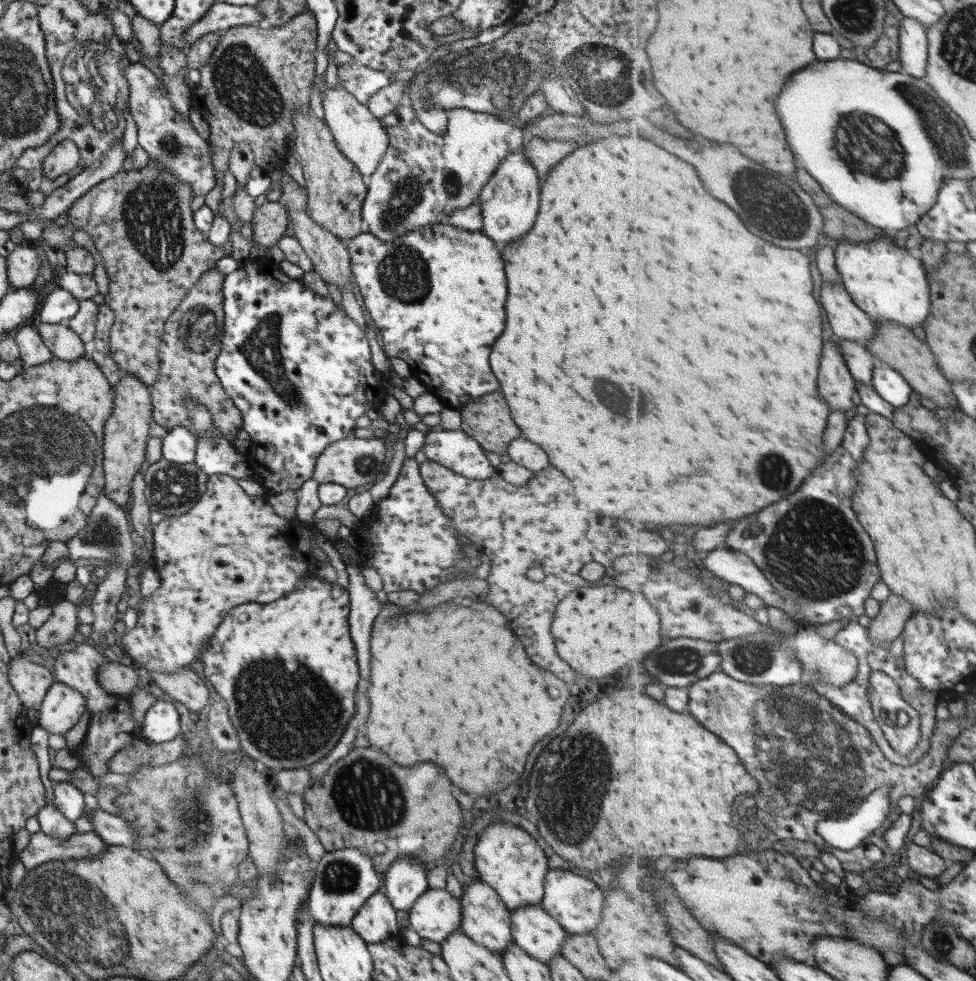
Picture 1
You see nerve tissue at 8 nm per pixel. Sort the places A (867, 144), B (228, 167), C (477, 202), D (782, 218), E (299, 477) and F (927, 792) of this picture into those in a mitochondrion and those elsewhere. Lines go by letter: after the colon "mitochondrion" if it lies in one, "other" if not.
A: mitochondrion
B: other
C: other
D: mitochondrion
E: other
F: other

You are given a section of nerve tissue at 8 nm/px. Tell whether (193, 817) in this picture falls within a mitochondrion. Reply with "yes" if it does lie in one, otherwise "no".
yes

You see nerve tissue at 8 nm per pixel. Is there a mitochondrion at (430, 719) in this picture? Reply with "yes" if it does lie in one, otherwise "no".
no

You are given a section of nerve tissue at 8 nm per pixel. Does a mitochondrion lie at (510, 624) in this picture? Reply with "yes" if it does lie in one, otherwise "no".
no

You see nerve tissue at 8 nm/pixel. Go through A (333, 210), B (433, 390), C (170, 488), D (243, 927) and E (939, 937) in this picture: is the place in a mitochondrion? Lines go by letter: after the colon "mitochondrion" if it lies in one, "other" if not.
A: other
B: other
C: mitochondrion
D: other
E: mitochondrion

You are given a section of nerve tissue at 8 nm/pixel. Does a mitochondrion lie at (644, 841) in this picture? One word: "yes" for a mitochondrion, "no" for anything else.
no

